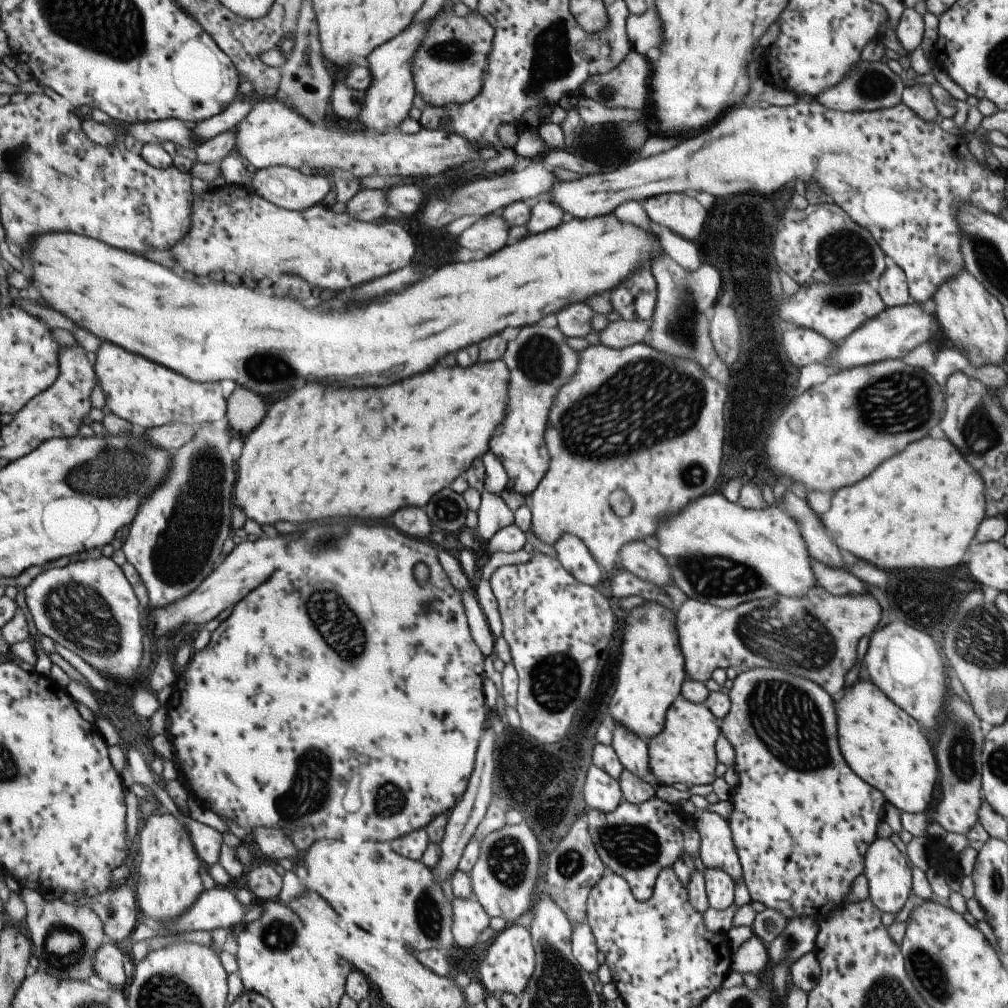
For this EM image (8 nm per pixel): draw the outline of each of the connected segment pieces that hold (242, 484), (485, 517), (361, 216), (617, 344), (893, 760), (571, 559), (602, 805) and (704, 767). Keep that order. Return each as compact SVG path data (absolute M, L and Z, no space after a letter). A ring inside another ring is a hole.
M502 359L487 362L487 364L473 364L465 370L461 370L457 366L453 366L453 368L435 366L433 370L429 370L425 374L405 378L397 384L391 384L391 386L385 386L385 388L379 388L379 390L373 390L373 388L325 390L319 384L305 384L301 390L295 390L287 398L273 402L267 408L263 420L257 424L257 428L253 428L253 432L249 432L245 437L240 437L243 447L236 461L237 482L235 482L235 488L233 488L235 504L237 504L237 508L241 508L246 520L253 520L259 526L261 524L273 524L273 522L279 522L279 520L295 522L295 524L323 522L323 520L331 520L331 518L357 518L357 520L375 518L375 520L383 520L383 518L389 518L395 510L399 510L399 506L401 508L403 506L425 506L427 500L435 492L439 492L443 486L451 486L465 470L469 470L469 466L476 461L475 458L481 460L481 454L488 450L489 436L493 434L493 428L503 418L505 384L507 384L507 368L505 368Z
M480 492L480 504L476 510L475 534L488 541L497 530L513 525L513 513L501 496Z
M389 188L360 190L345 204L345 214L365 222L384 220L390 214L385 202Z
M623 320L609 322L603 330L599 331L599 345L620 349L642 342L649 330L650 320Z
M856 680L856 682L851 686L843 686L840 694L833 698L833 714L835 714L835 720L837 724L835 724L835 728L837 728L837 742L839 742L839 752L841 752L841 756L845 761L845 764L849 766L849 768L853 771L853 774L856 774L863 782L866 782L869 786L873 788L877 788L879 792L884 796L885 801L890 802L897 810L901 810L901 813L911 813L911 814L919 814L921 812L926 812L929 809L927 806L931 804L931 798L933 798L933 786L935 786L935 782L937 782L937 765L935 764L935 756L933 756L933 752L931 752L931 746L927 744L927 740L925 740L925 736L919 732L919 728L917 728L917 722L909 716L909 714L905 714L903 710L899 710L893 702L889 702L875 686L871 686L871 680Z
M563 534L555 540L555 544L551 544L551 548L555 550L555 560L559 561L561 568L578 583L595 588L604 578L600 565L593 560L585 544L576 536Z
M593 764L587 769L581 796L585 804L597 812L613 812L623 800L617 780Z
M677 696L665 711L663 730L646 740L647 766L656 786L677 782L688 788L694 784L711 784L715 780L715 750L713 744L720 735L713 714L703 703L692 703Z

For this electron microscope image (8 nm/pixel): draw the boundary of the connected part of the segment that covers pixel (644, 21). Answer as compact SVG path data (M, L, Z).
M654 6L641 16L627 18L627 36L635 52L645 54L649 48L657 48L661 42L661 26Z

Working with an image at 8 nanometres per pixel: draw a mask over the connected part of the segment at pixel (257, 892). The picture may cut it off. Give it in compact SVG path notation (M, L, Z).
M253 864L246 869L247 876L242 878L241 885L245 886L254 896L254 900L276 900L281 890L282 878L272 866Z

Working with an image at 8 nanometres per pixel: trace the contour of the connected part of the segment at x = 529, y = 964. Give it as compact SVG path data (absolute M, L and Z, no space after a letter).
M506 924L500 934L487 949L479 965L479 982L488 994L520 994L534 969L534 950L532 938L527 928L517 924Z

